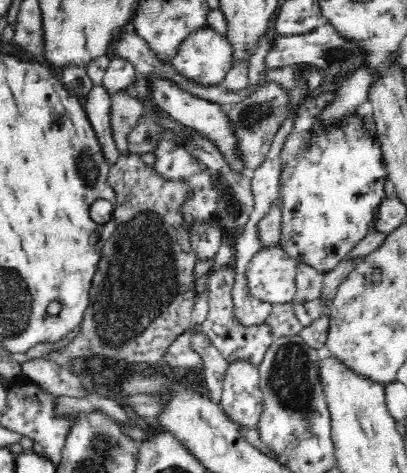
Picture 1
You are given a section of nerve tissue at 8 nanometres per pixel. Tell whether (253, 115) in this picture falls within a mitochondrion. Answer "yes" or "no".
yes

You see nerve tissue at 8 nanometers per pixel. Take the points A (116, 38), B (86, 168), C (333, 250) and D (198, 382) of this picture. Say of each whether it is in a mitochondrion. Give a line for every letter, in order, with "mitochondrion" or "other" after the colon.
A: other
B: mitochondrion
C: other
D: other

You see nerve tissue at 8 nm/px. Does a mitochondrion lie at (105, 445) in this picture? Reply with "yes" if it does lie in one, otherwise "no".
yes

